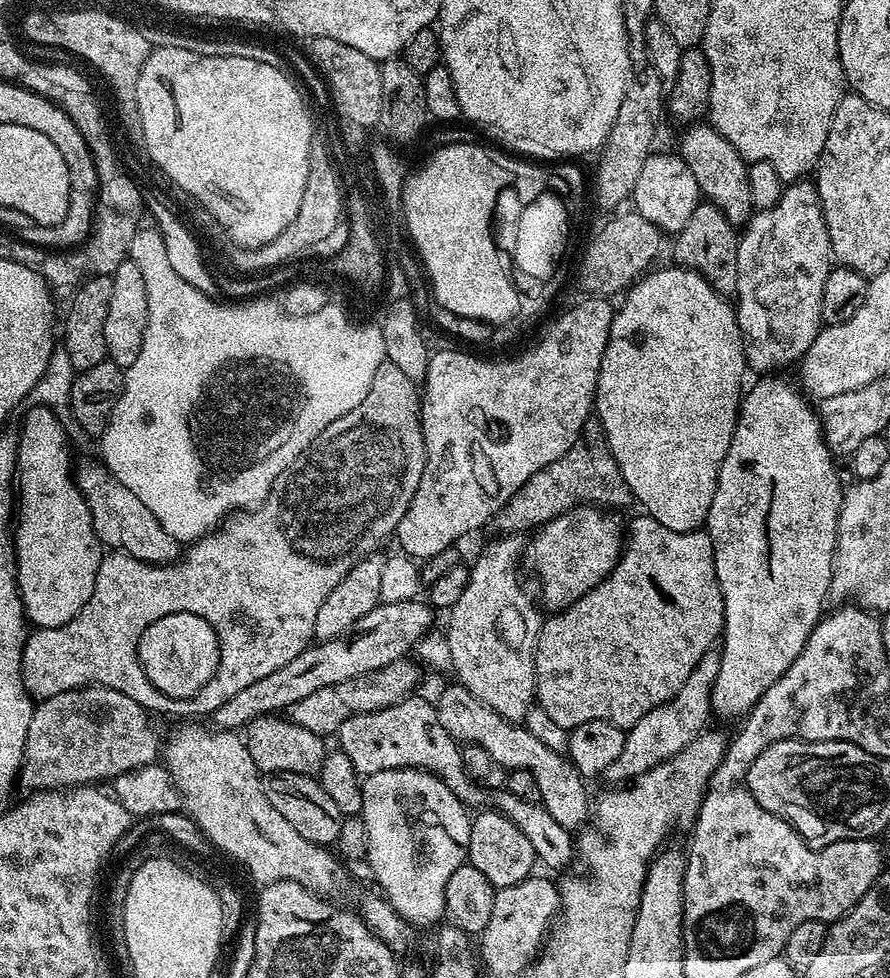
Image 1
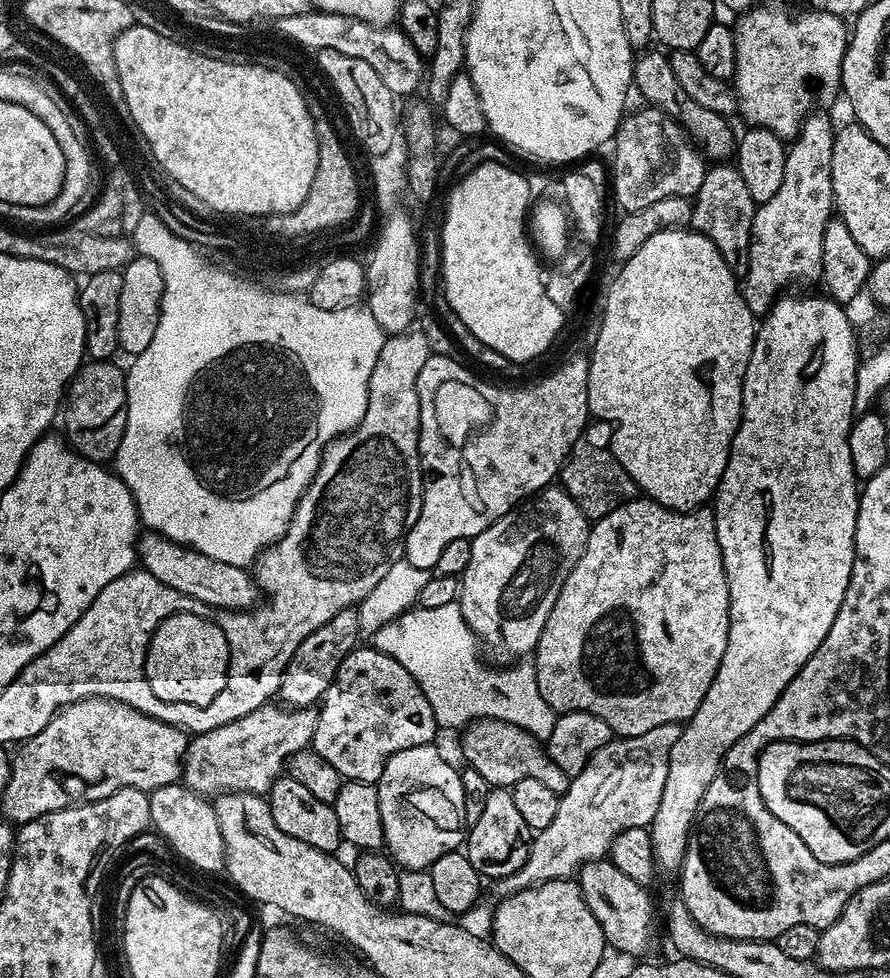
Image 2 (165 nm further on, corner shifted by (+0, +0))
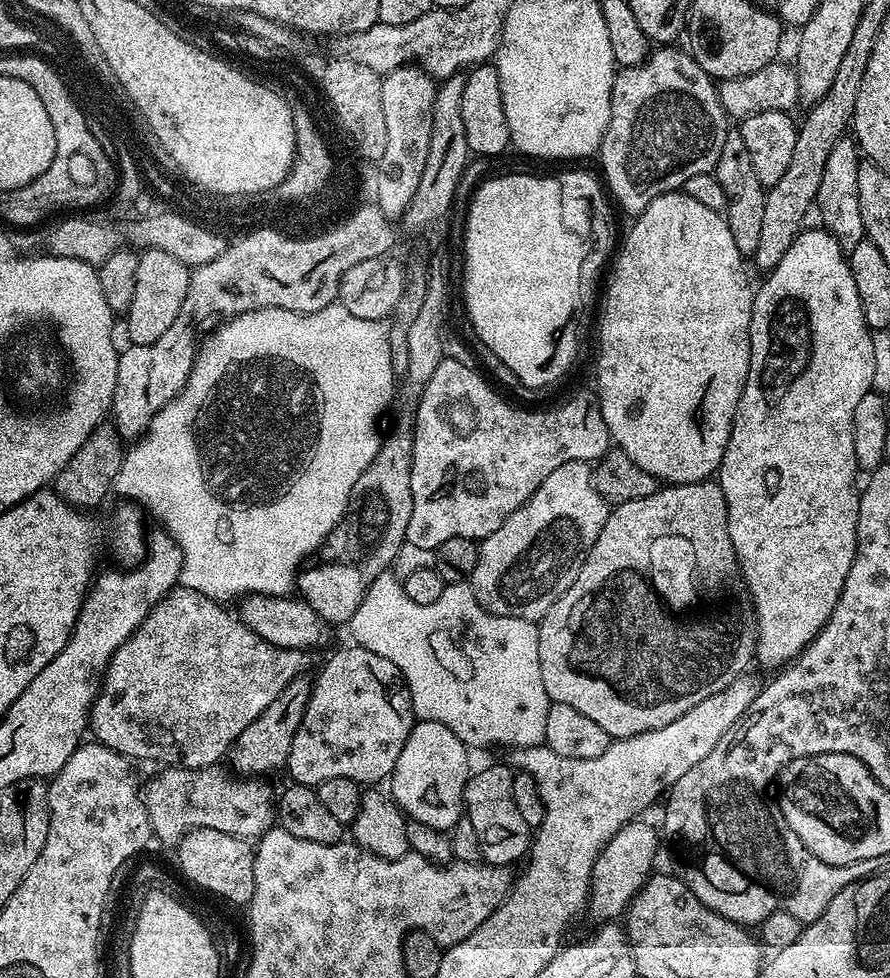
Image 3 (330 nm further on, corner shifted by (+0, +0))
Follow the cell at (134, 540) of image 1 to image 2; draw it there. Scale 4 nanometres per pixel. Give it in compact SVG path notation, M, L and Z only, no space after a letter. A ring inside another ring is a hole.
M151 530L145 531L139 537L138 564L143 571L154 574L158 582L170 586L170 590L192 596L209 610L247 612L257 607L259 600L256 599L261 599L262 596L255 575L247 567L239 568L230 562L218 562L218 558L206 558L206 554L175 544L173 540Z

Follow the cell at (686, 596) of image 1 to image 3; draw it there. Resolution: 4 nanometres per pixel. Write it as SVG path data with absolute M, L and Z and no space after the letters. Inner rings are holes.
M712 478L699 480L693 484L660 486L657 487L654 494L650 494L650 498L634 498L634 502L622 502L615 505L609 511L606 522L602 526L602 534L598 534L594 546L586 554L586 558L578 570L578 578L574 578L570 590L566 590L566 594L562 594L562 598L558 598L558 602L554 602L554 606L550 606L550 610L546 610L546 614L541 616L538 621L538 662L542 666L542 686L546 686L546 694L549 701L554 704L561 704L562 706L574 706L574 710L579 710L581 714L586 714L586 718L592 719L596 725L602 726L602 730L606 730L609 738L615 738L617 740L624 740L627 736L638 736L647 732L653 732L670 722L674 722L674 718L682 718L682 714L686 714L686 710L698 706L698 702L710 698L710 694L718 694L718 690L726 690L726 686L730 686L730 682L734 682L740 676L745 675L749 671L748 663L753 663L755 654L756 611L752 608L752 597L749 596L747 588L744 587L744 575L740 572L740 563L734 554L734 542L730 542L726 498L722 494L719 483Z

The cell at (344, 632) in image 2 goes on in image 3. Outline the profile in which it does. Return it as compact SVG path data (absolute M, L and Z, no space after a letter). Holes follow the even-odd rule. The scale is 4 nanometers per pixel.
M301 674L294 677L290 686L258 714L258 718L232 743L230 749L230 768L233 773L244 778L264 778L267 772L276 772L285 767L290 754L290 746L294 746L294 734L298 734L298 726L302 726L302 714L306 714L308 696L312 692L312 680Z

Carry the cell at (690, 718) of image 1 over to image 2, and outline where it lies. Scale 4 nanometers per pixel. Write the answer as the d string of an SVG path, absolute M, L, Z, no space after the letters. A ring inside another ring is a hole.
M678 724L654 726L654 730L646 730L646 734L613 738L596 751L583 770L569 779L568 789L560 796L554 822L550 822L546 830L533 835L526 862L522 862L522 866L514 874L501 876L495 881L497 897L511 896L514 892L544 884L548 880L575 877L581 867L591 860L605 859L618 834L635 828L648 828L654 814L658 814L658 802L662 802L662 786L666 786L666 766L670 762L670 750L674 750L674 742L678 742L680 737L680 729L681 725Z

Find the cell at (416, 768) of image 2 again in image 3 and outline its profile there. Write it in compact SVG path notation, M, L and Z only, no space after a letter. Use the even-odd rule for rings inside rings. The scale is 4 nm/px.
M416 720L413 723L406 746L402 746L402 754L398 754L398 762L390 777L390 795L408 820L451 830L465 815L464 785L470 775L468 752L454 730L446 730L442 722Z

